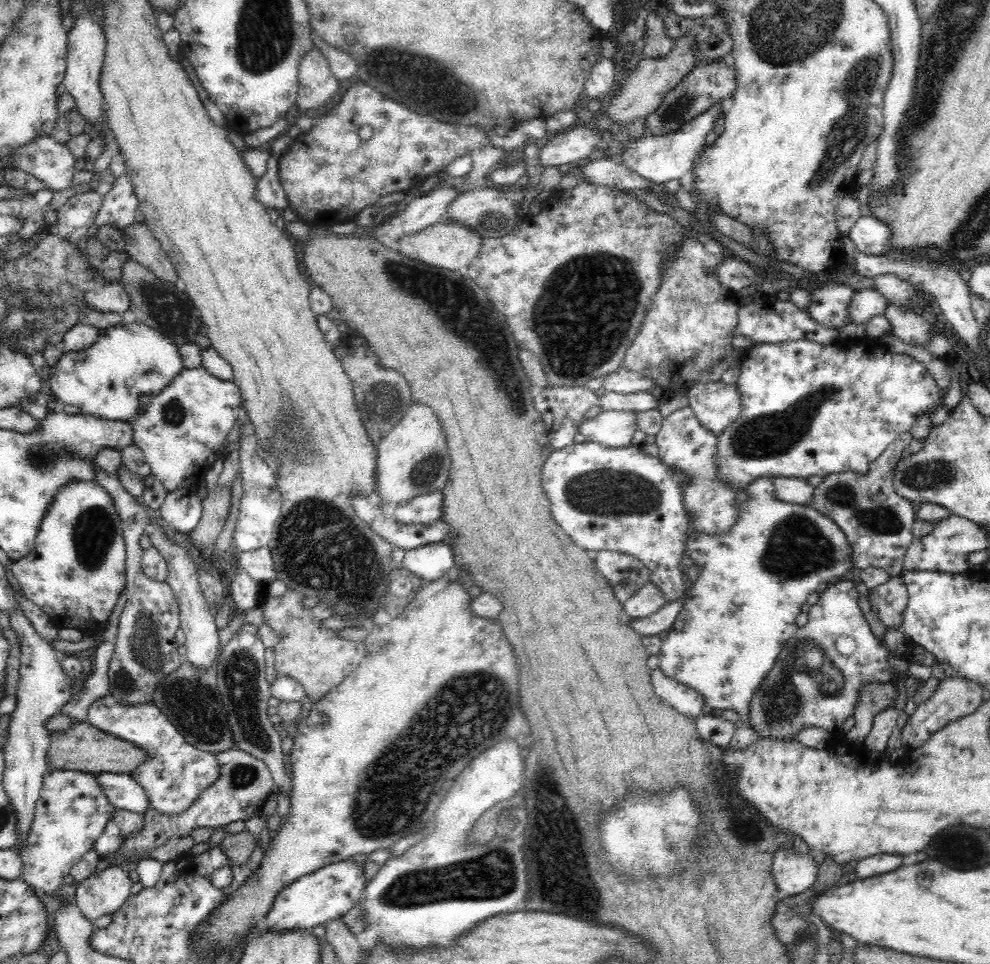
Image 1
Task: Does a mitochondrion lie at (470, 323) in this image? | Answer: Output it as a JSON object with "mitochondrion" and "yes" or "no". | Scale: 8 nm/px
{"mitochondrion":"yes"}

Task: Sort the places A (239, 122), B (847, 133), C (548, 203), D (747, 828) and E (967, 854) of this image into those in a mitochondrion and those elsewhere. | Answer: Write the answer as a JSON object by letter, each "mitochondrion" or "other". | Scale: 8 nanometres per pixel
{"A":"other","B":"mitochondrion","C":"other","D":"mitochondrion","E":"mitochondrion"}

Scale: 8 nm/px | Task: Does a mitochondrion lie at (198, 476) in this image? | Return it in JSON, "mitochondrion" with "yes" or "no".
{"mitochondrion":"no"}

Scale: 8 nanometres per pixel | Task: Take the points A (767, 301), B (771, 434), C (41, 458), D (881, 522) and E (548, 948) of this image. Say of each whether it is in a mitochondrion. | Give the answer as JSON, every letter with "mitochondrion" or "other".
{"A":"other","B":"mitochondrion","C":"mitochondrion","D":"mitochondrion","E":"other"}

